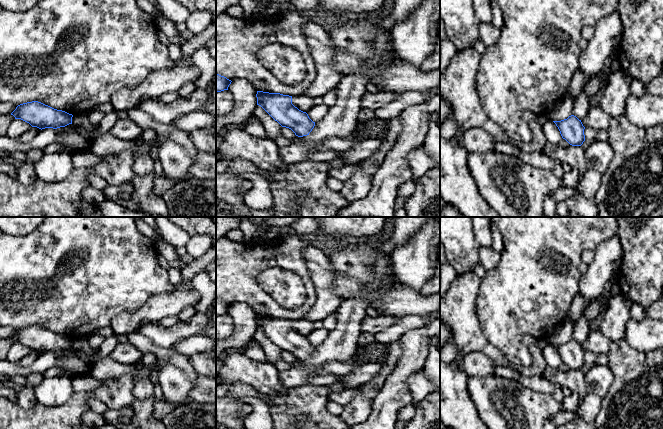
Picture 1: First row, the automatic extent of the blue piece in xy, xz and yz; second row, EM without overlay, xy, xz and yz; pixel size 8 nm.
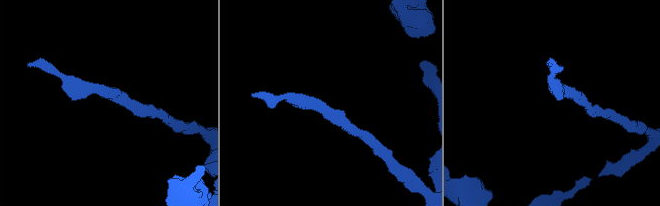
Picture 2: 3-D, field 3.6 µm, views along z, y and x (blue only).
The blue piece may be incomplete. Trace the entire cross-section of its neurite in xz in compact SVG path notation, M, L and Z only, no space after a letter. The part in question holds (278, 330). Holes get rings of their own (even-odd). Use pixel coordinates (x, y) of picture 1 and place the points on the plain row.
M257 315L257 329L261 330L282 351L291 353L296 360L309 359L315 350L306 336L292 328L292 320Z

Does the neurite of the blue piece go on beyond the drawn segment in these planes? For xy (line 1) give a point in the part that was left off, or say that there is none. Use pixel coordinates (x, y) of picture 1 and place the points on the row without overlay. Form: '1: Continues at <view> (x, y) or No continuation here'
1: No continuation here

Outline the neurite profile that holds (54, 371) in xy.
M53 366L50 369L46 370L43 373L45 378L52 378L52 377L56 377L56 376L64 376L64 377L68 377L68 378L72 378L74 376L78 376L78 375L73 375L71 374L68 370L63 370L61 367L58 366Z

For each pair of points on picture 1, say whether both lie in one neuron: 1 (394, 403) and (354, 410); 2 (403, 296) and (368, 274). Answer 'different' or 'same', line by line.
1: different
2: same

